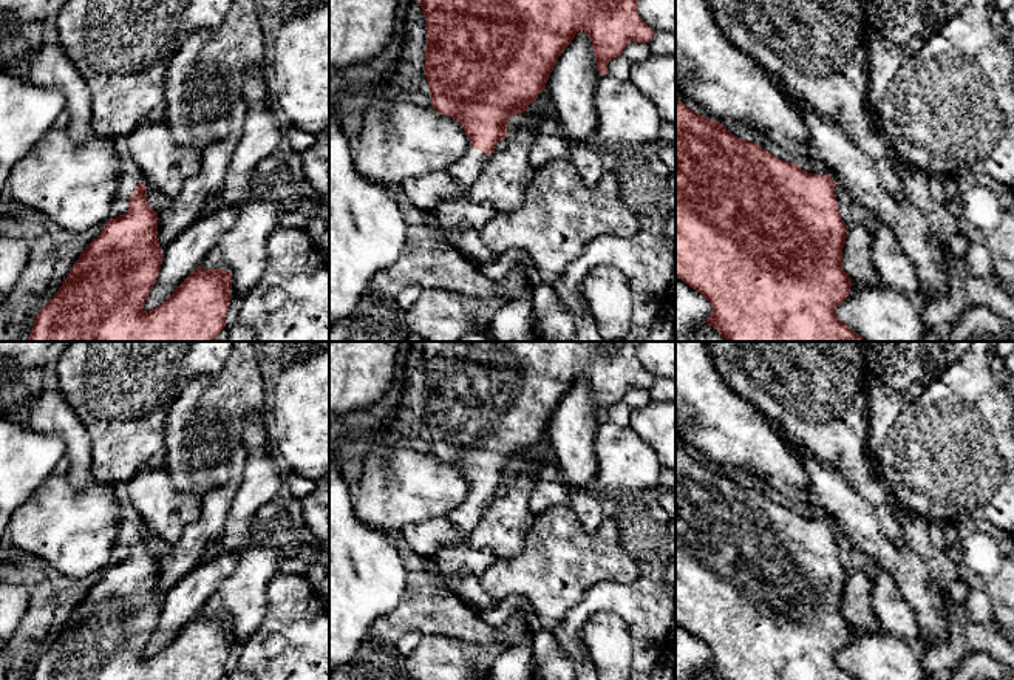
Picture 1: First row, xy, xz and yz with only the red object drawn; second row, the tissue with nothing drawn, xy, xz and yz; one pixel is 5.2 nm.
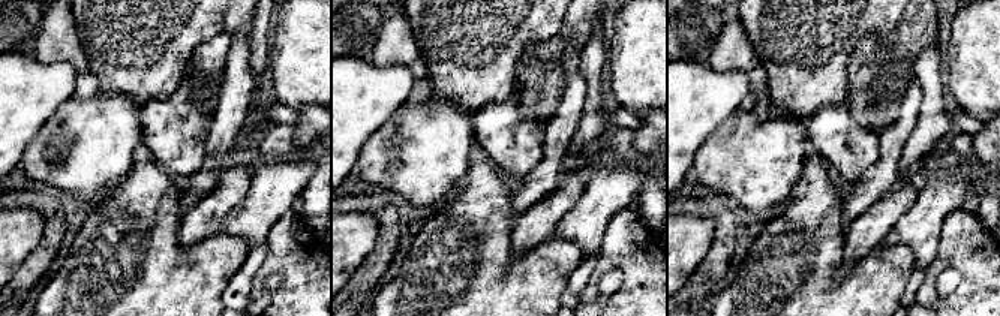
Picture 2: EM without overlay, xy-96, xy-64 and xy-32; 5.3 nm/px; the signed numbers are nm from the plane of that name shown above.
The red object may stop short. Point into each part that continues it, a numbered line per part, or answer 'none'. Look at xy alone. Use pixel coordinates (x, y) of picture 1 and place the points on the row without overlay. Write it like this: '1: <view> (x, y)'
1: xy (129, 520)

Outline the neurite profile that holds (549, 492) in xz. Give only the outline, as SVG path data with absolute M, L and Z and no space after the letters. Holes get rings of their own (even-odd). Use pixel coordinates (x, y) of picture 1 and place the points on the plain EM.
M546 465L536 476L530 496L530 512L539 515L555 507L570 507L569 488L563 482L560 468Z

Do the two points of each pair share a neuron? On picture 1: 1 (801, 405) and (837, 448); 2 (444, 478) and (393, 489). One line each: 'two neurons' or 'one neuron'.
1: one neuron
2: one neuron

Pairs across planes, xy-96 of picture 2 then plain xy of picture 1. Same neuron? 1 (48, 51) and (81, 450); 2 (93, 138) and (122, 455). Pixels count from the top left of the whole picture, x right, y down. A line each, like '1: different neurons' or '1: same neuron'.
1: same neuron
2: different neurons

